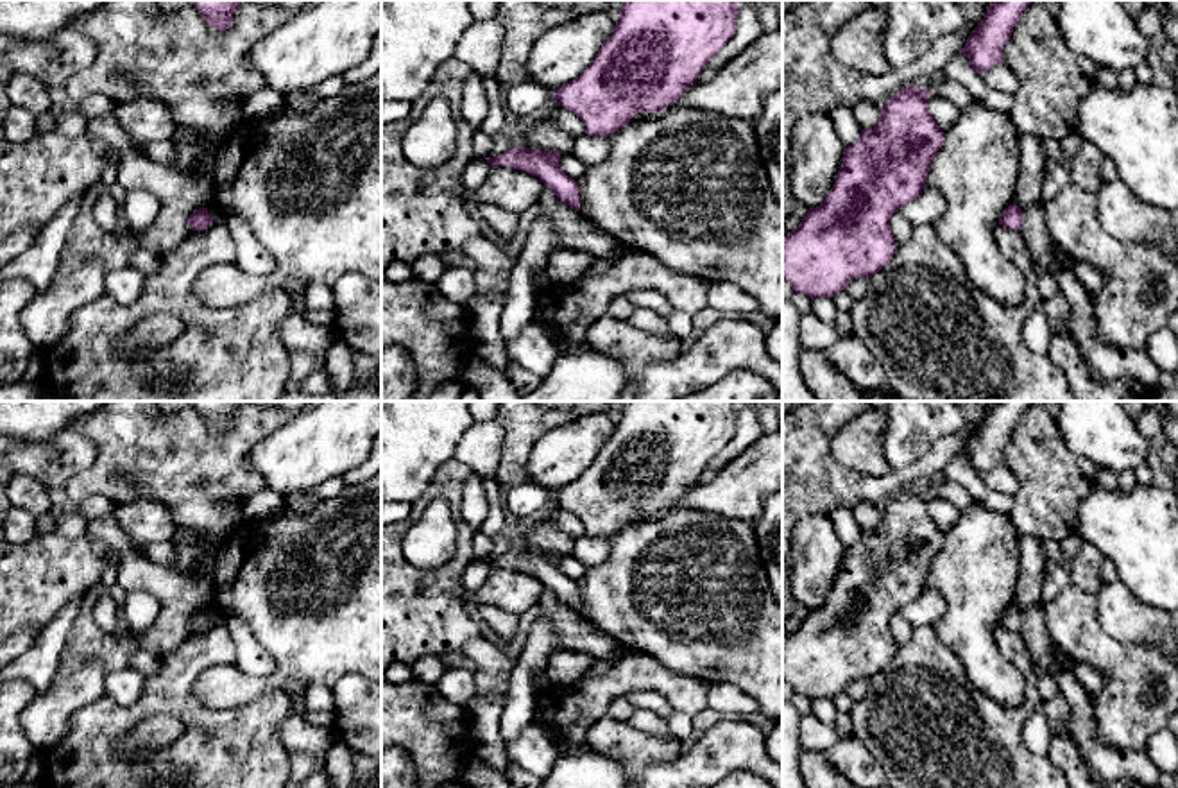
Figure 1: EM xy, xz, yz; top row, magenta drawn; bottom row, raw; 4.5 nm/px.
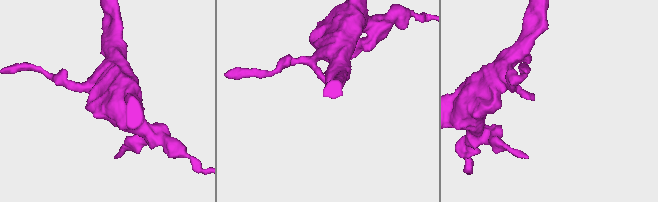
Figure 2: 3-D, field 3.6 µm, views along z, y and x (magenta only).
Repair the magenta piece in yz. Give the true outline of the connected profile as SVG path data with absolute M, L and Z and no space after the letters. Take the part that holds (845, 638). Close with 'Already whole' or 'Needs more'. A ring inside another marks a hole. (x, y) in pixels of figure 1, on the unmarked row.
M908 487L881 509L874 530L843 550L840 571L824 604L809 609L798 629L782 639L782 681L807 698L834 698L854 679L875 677L893 657L895 643L890 620L926 589L929 564L945 543L927 503L931 492Z. Already whole

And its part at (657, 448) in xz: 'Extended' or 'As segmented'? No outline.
As segmented

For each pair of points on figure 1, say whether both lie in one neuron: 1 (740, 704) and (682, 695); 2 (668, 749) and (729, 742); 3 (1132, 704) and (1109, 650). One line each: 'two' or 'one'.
1: two
2: two
3: one

